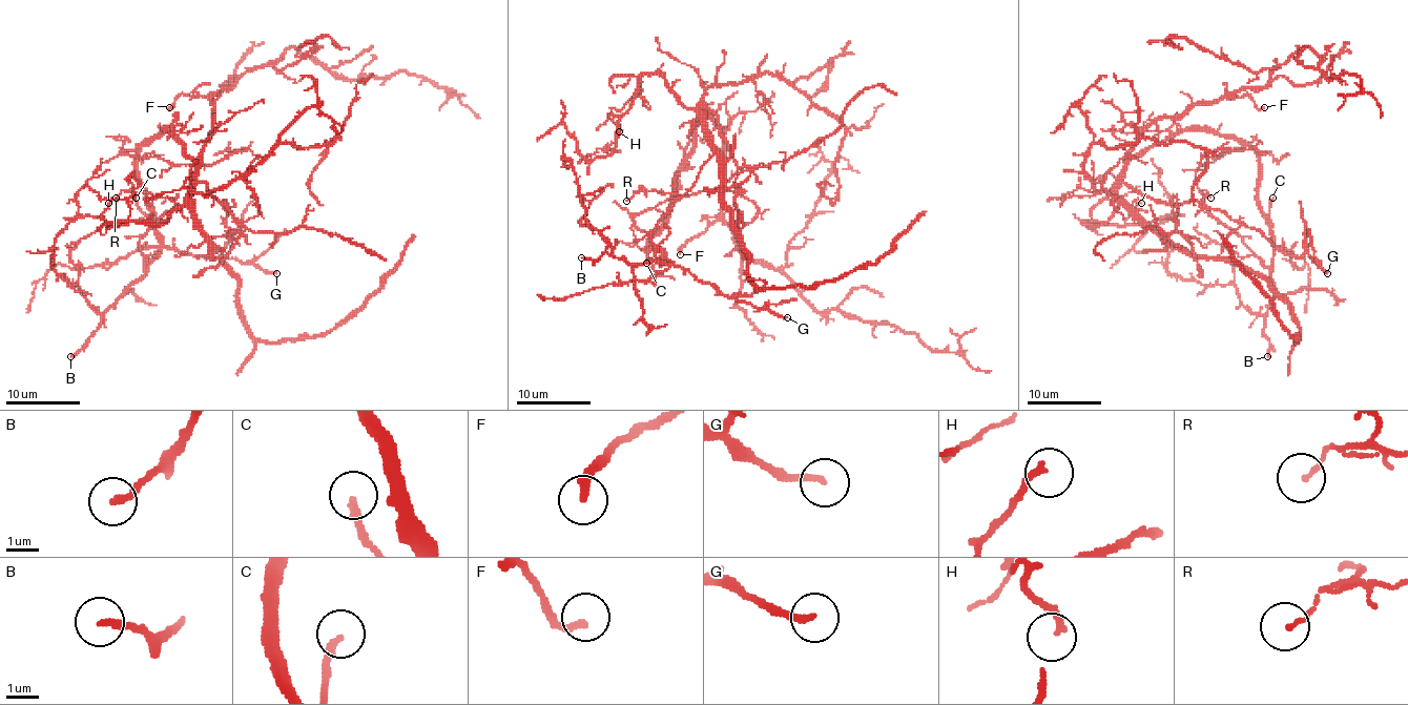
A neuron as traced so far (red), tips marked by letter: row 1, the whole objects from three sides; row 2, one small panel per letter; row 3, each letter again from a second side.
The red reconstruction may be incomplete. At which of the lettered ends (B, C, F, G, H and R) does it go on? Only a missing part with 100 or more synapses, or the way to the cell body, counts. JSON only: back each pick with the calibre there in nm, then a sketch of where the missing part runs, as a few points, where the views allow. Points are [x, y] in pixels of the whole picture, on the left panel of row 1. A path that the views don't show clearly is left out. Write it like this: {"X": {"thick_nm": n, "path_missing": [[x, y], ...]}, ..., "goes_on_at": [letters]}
{"goes_on_at": []}

